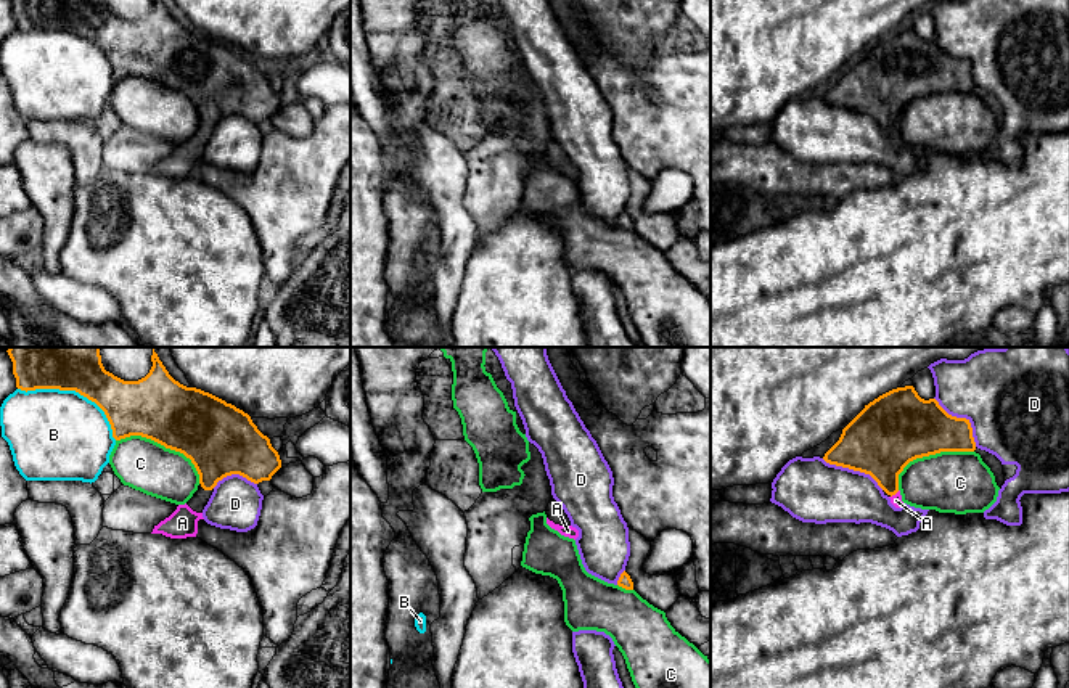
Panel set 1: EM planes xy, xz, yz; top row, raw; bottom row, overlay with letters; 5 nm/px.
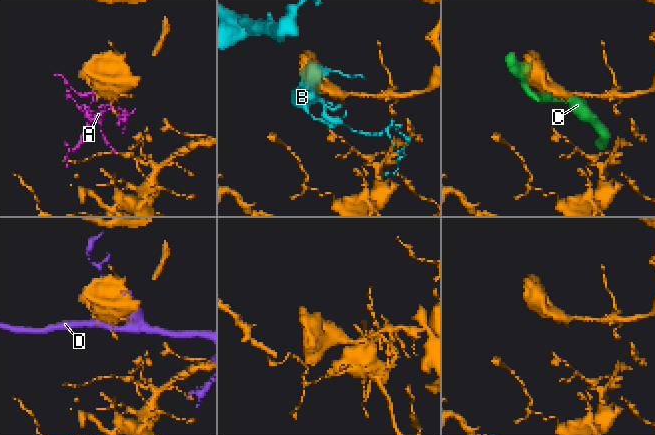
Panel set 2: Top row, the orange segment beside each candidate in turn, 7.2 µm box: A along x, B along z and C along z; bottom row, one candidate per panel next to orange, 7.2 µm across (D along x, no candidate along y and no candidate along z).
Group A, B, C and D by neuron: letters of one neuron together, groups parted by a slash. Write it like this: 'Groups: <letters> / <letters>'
Groups: A / B / C / D

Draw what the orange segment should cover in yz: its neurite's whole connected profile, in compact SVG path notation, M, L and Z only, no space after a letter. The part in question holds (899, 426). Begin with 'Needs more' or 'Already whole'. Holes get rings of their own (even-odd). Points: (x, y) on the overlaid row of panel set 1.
Needs more. M913 386L892 389L868 405L842 429L839 440L825 453L829 465L870 474L889 495L895 508L902 506L899 474L923 457L940 452L974 452L976 442L969 420L948 415L936 399L924 400Z

